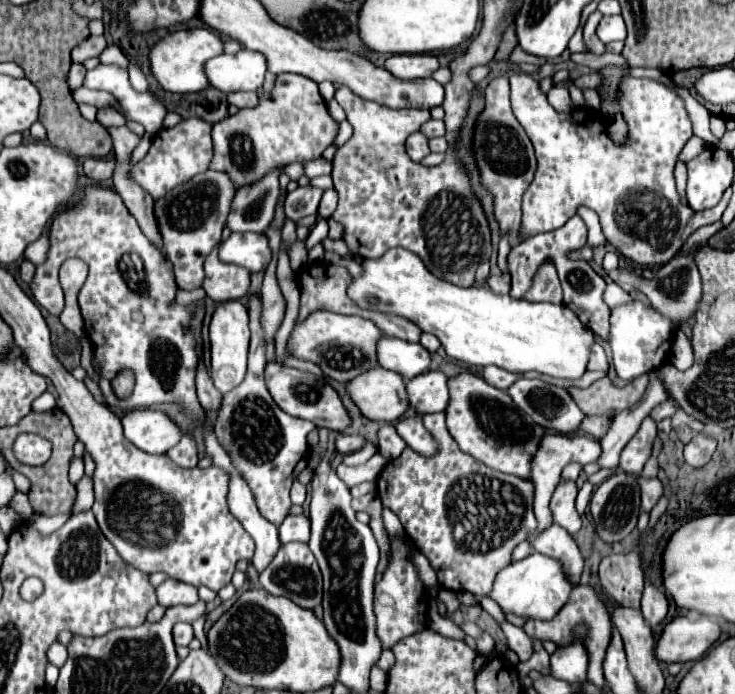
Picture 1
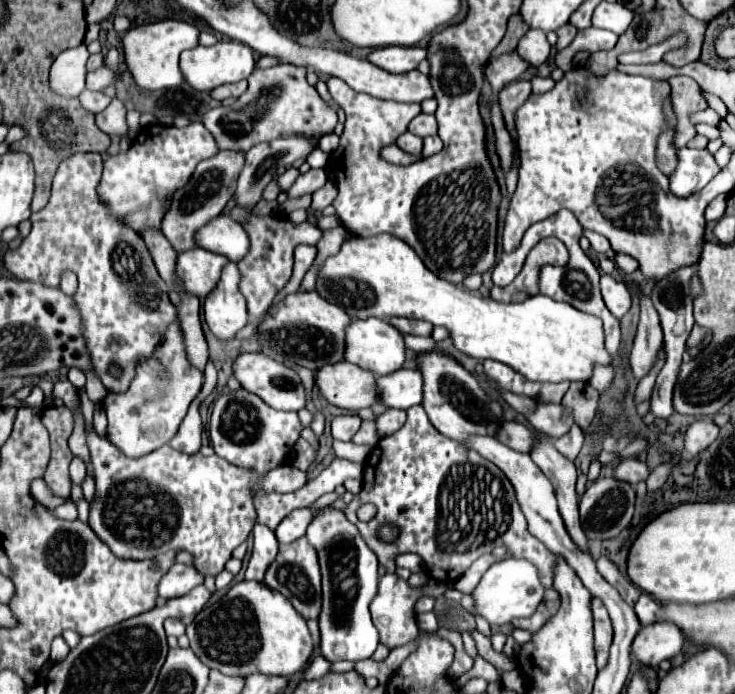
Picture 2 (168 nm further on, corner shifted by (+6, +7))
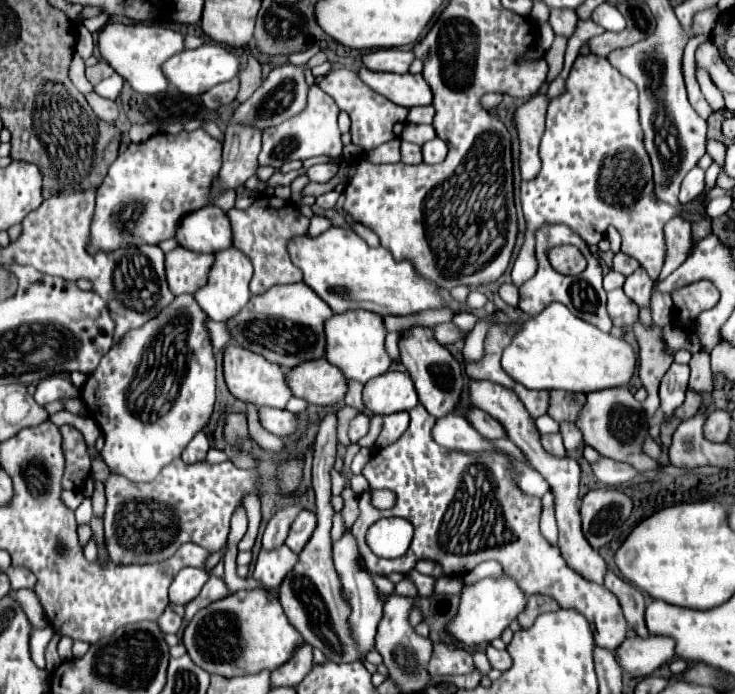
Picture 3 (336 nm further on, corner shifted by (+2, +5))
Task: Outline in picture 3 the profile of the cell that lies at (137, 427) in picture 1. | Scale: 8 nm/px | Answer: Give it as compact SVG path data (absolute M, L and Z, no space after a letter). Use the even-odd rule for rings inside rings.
M193 295L175 297L169 311L163 311L157 319L145 323L145 327L129 331L117 347L111 347L97 371L93 371L81 387L81 401L85 403L89 417L99 423L105 435L101 455L113 473L121 473L133 481L155 479L161 467L177 459L193 435L209 421L215 405L215 359L203 325L205 317L207 315Z

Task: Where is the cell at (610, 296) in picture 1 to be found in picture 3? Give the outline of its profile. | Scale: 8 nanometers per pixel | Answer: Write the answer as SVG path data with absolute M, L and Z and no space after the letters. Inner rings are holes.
M623 289L607 293L607 311L615 327L631 327L639 317L639 307L623 293Z

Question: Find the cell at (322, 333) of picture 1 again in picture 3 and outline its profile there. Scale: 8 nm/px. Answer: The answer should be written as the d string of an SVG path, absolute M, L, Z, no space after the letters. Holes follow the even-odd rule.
M293 283L273 287L259 297L251 297L245 311L241 311L237 319L227 321L227 325L237 345L291 371L305 361L325 357L325 321L331 317L333 311L315 295L315 291L311 291L305 283Z

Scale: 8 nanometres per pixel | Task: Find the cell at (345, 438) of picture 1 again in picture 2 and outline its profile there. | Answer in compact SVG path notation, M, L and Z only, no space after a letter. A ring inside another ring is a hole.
M341 415L331 421L333 437L341 439L341 441L351 441L351 437L359 431L359 427L361 427L359 415Z

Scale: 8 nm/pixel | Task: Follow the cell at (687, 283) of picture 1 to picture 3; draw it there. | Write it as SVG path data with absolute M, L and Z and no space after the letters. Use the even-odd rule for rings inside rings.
M671 363L669 371L661 379L661 387L659 387L663 415L673 415L673 411L683 403L687 379L689 379L689 365Z

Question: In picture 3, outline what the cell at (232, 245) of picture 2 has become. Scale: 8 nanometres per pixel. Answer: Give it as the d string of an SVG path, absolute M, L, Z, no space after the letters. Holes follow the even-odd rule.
M207 205L185 215L175 239L189 251L217 253L233 245L233 231L227 213L217 205Z

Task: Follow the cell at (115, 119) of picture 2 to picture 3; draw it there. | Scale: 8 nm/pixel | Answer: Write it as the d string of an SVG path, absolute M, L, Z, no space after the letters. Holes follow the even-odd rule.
M91 93L87 95L87 101L91 105L91 109L95 111L95 115L107 123L115 123L117 117L119 117L119 107L115 101L109 101L109 99L103 99L99 97L97 93Z

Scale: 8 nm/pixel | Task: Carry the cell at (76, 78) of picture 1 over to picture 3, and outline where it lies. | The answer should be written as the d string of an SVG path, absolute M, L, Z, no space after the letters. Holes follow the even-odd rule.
M79 25L79 29L77 29L77 47L75 47L77 55L81 59L89 59L93 55L93 49L95 49L95 45L93 45L91 33L83 25Z

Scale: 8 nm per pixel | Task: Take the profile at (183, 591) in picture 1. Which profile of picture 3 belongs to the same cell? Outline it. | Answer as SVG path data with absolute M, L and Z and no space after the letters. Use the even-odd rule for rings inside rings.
M183 567L175 575L175 579L173 579L171 587L169 587L169 601L177 603L177 605L189 603L191 599L195 599L199 595L199 591L203 589L207 579L209 579L209 575L203 569Z

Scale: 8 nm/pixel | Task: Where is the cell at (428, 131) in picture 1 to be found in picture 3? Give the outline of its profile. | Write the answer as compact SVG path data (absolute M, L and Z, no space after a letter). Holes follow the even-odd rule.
M409 123L403 133L401 133L401 139L403 141L409 141L409 143L417 143L417 145L423 145L431 139L435 139L435 129L433 125L415 125L415 123Z

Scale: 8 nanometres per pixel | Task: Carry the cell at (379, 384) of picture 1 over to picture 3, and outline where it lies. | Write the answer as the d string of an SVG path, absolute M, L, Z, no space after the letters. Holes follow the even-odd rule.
M327 359L303 363L289 371L287 379L293 395L313 405L337 405L349 391L349 379Z

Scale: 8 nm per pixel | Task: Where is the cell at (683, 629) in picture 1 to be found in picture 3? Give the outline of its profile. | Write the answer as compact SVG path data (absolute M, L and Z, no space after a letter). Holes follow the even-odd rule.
M649 635L645 639L633 637L619 645L617 655L623 671L633 677L647 677L675 657L675 641L665 635Z

